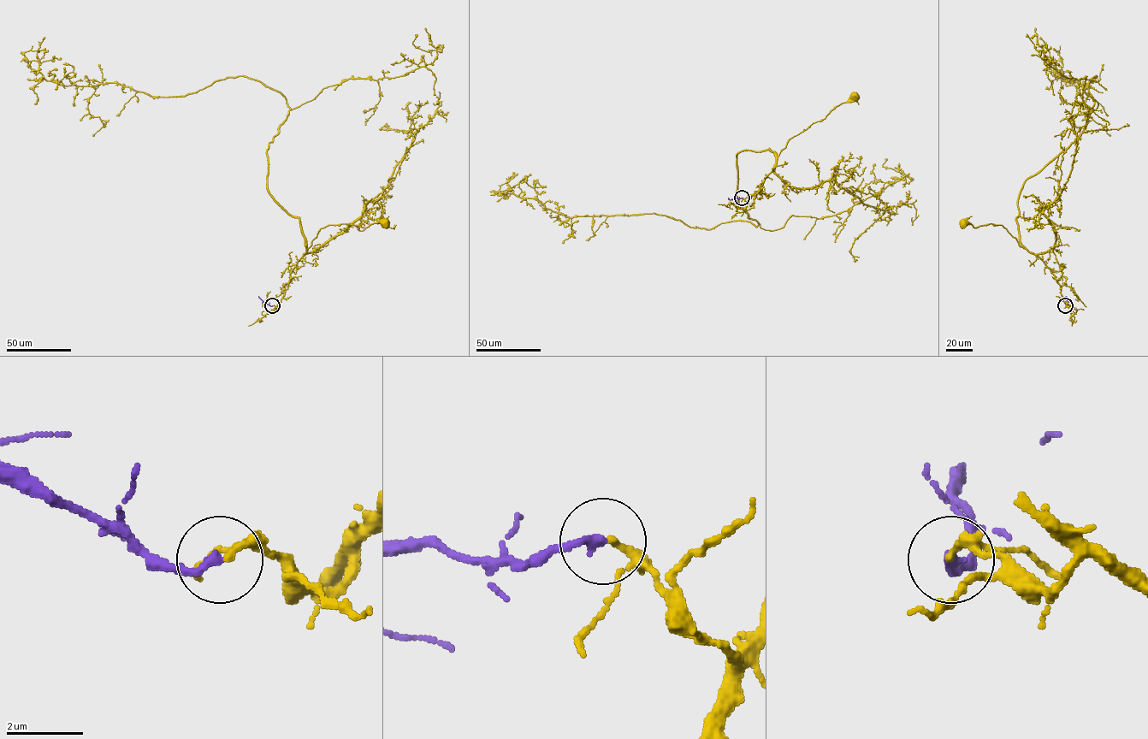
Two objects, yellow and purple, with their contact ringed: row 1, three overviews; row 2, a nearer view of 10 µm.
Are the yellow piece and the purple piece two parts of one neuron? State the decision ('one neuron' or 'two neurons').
one neuron

